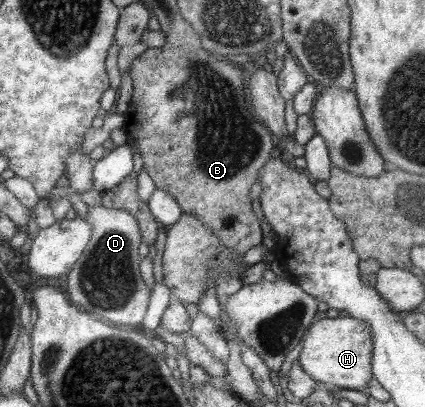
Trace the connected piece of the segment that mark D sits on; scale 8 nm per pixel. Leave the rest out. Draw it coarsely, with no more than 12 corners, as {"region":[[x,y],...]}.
{"region":[[86,210],[90,238],[63,277],[70,302],[136,326],[148,290],[137,219]]}

